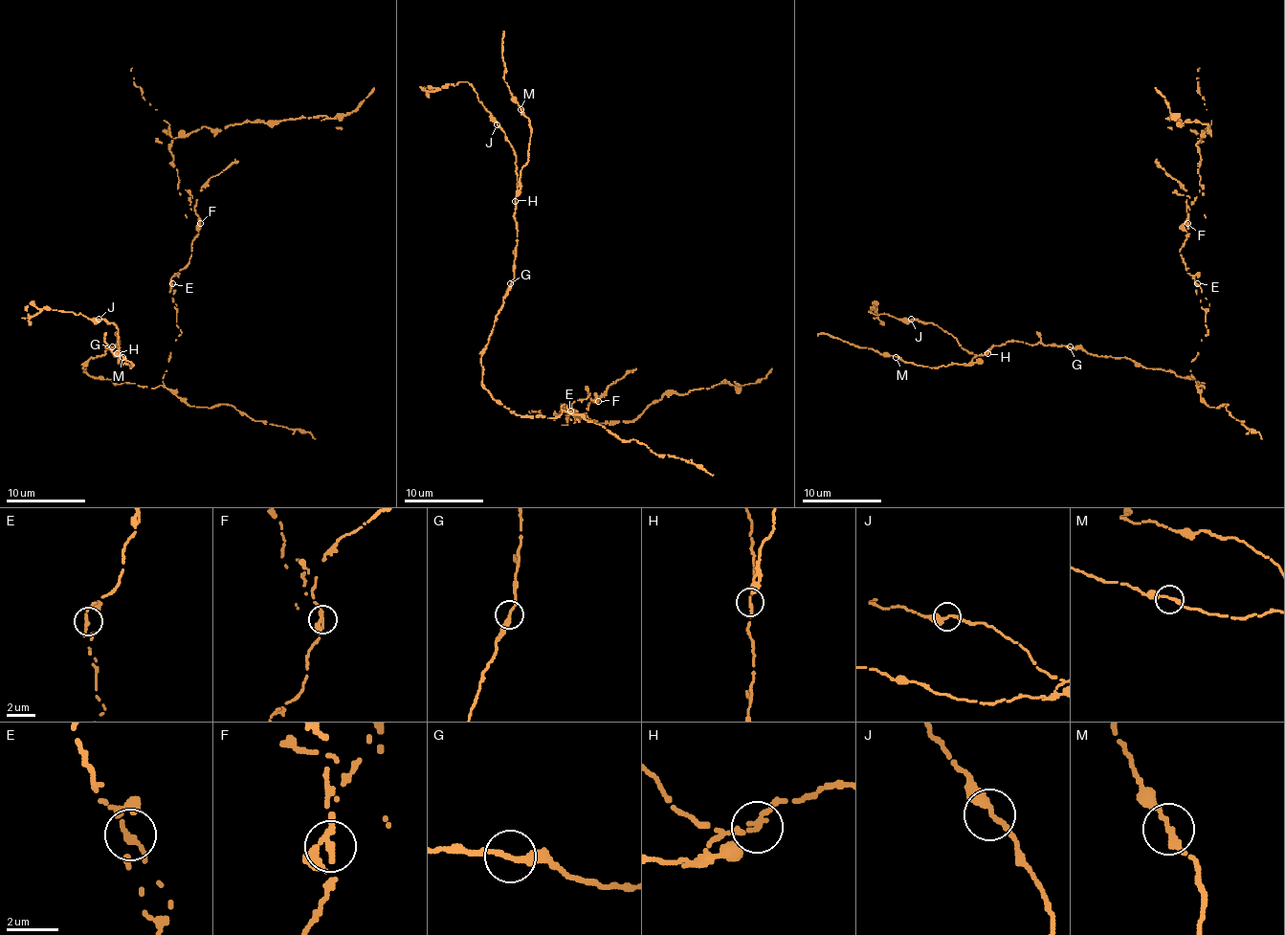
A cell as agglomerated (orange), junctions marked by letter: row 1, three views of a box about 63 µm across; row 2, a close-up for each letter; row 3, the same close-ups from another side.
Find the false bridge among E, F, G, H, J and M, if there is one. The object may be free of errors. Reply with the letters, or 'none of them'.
F

